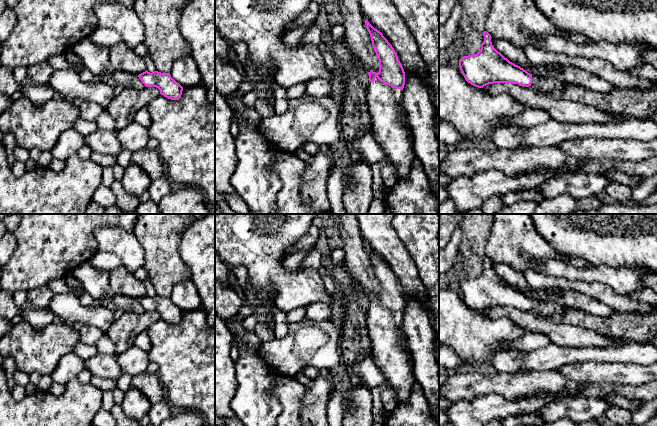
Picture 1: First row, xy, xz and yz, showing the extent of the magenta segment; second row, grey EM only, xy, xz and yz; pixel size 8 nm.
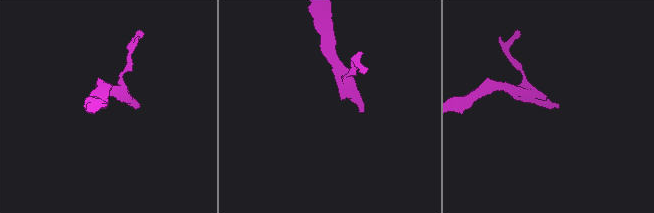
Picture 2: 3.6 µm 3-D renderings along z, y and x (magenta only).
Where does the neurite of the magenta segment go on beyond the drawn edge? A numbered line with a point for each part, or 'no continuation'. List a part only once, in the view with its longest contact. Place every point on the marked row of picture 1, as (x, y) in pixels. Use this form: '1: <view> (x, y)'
1: xz (391, 129)

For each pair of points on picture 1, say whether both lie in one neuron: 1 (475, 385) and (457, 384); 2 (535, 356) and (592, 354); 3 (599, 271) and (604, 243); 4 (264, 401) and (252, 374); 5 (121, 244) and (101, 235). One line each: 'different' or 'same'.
1: same
2: same
3: different
4: same
5: same

